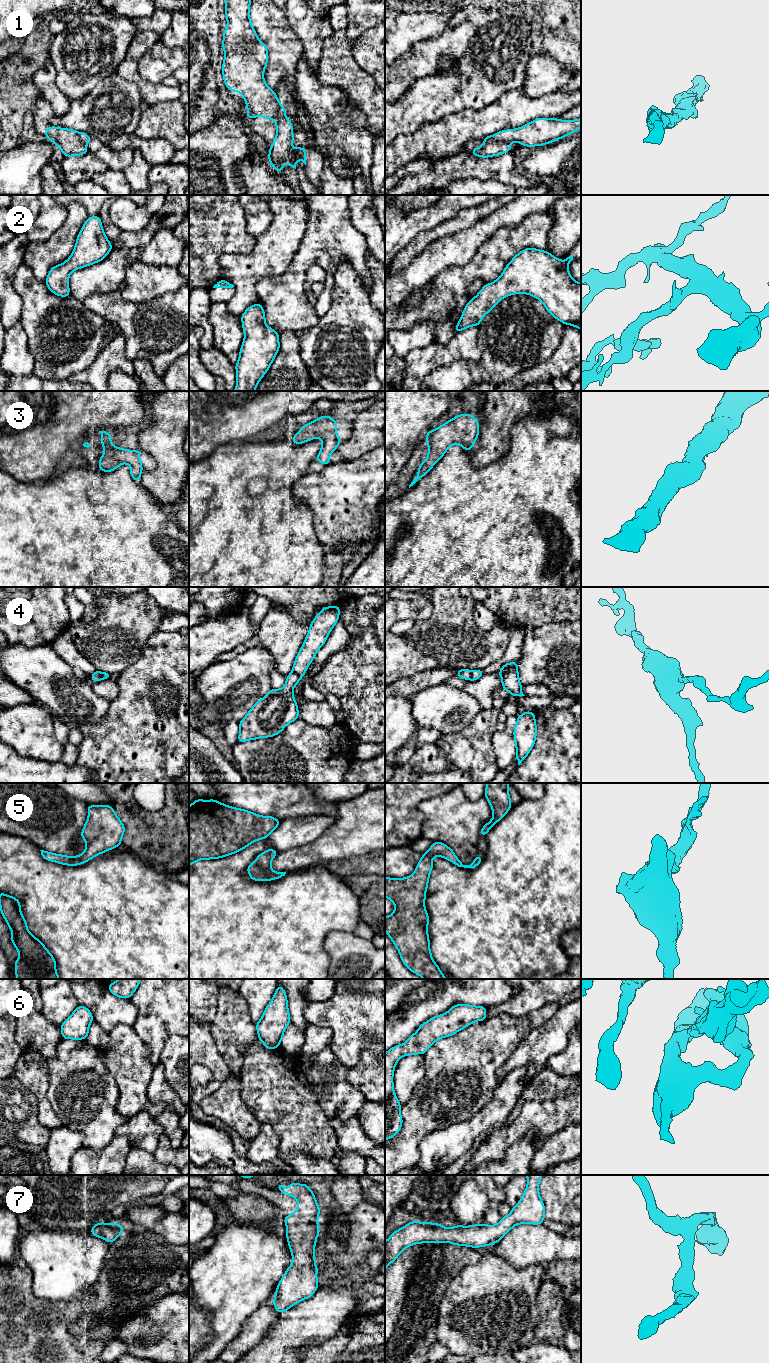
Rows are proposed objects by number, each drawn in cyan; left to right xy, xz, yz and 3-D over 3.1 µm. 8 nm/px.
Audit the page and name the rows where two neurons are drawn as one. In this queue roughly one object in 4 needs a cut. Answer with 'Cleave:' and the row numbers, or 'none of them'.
Cleave: 1, 4

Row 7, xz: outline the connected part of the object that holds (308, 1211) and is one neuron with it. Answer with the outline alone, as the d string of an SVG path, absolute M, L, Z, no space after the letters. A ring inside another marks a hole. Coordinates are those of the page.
M279 1182L277 1189L282 1194L291 1195L298 1202L298 1209L284 1217L292 1264L278 1283L273 1299L275 1309L281 1314L296 1303L310 1298L318 1288L319 1268L315 1263L314 1249L320 1234L320 1208L307 1184L293 1182L285 1190L283 1183Z

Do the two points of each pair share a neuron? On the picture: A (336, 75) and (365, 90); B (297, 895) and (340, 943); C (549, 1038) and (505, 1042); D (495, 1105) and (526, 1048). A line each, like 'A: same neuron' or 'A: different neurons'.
A: same neuron
B: different neurons
C: different neurons
D: different neurons

